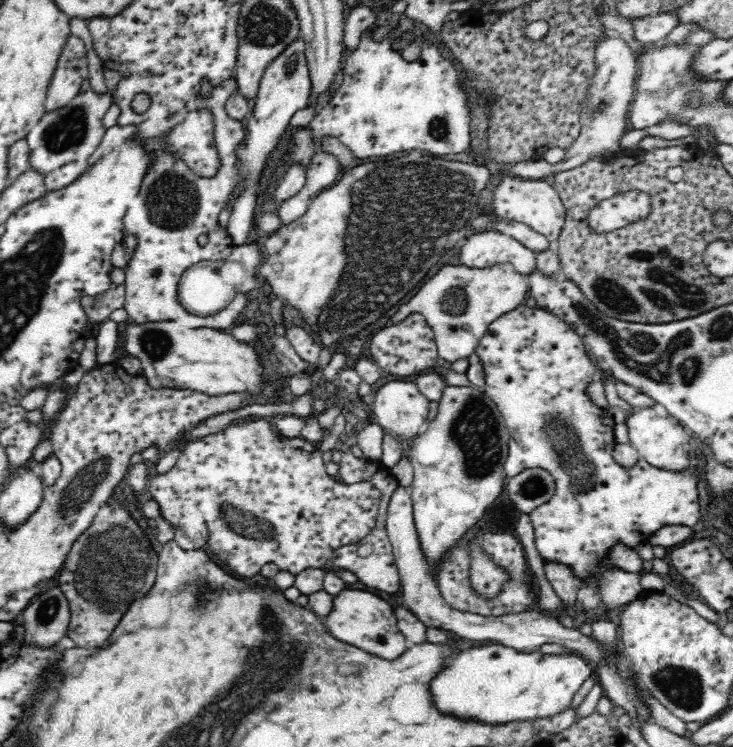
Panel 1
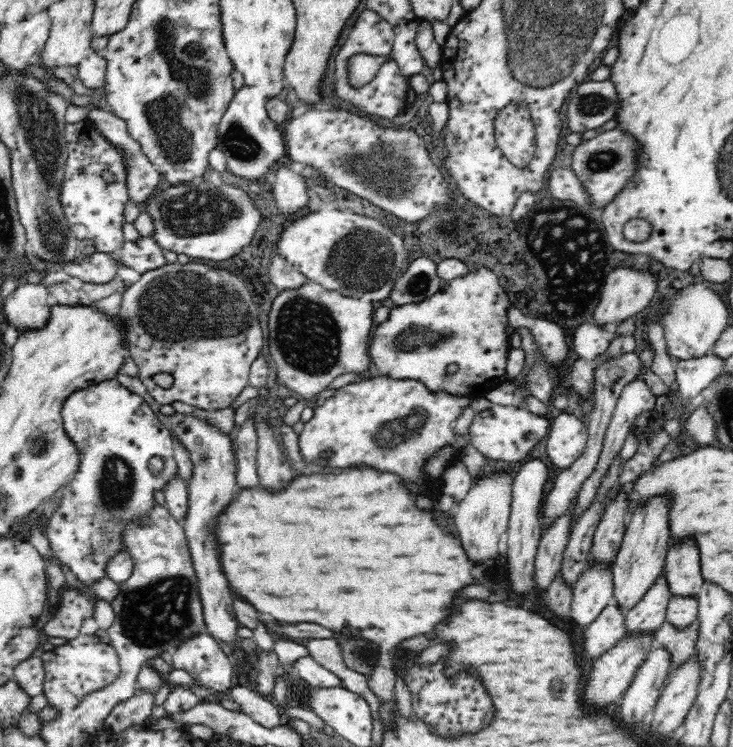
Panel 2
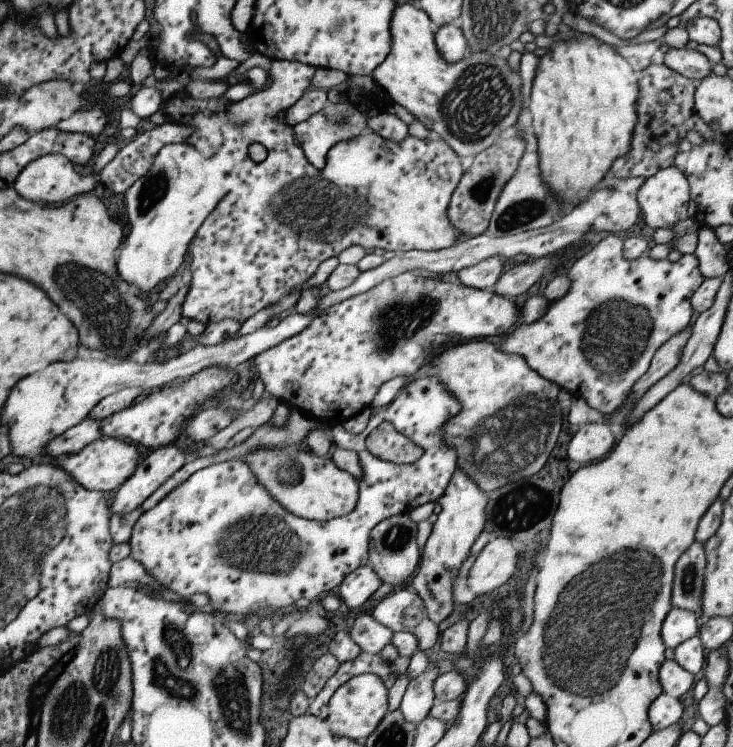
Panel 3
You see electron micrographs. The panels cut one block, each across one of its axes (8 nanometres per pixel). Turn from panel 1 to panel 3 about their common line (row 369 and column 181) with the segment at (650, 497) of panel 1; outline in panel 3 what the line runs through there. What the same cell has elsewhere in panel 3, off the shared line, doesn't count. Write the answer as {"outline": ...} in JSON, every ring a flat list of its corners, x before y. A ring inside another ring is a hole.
{"outline":[[429,360,429,364,424,363,421,366,420,372,412,376,408,382,406,382,396,392,392,401,388,402,388,404,383,406,382,409,372,412,365,429,363,429,358,435,350,435,349,432,346,432,342,428,342,425,333,425,332,429,329,431,331,441,334,445,339,448,355,452,355,454,357,454,357,458,359,458,359,466,363,468,363,480,361,480,361,478,356,480,358,484,357,504,349,514,332,518,327,522,310,521,299,518,299,516,293,516,293,514,291,514,291,512,287,512,279,502,275,502,275,500,267,494,267,490,265,490,263,486,259,485,259,482,255,480,255,476,253,476,253,472,249,470,249,466,247,466,247,464,244,464,240,460,228,460,212,464,208,467,203,467,201,470,190,474,189,478,187,478,185,482,182,482,179,486,172,488,171,492,168,492,165,498,156,502,153,508,141,513,141,516,139,516,135,521,135,524,131,529,131,536,127,542,130,548,131,558,133,558,133,560,137,560,137,562,143,566,143,570,145,570,145,572,147,572,147,574,157,582,157,584,161,584,161,586,169,588,171,592,175,592,175,594,179,594,179,596,184,597,185,599,195,593,205,594,205,596,209,598,209,606,212,608,212,612,224,620,244,617,251,613,261,613,262,609,267,608,279,610,279,608,291,606,297,598,307,598,307,600,312,603,316,603,317,599,327,594,329,590,337,588,339,583,350,572,353,572,355,568,359,568,363,566,363,564,367,564,368,534,371,528,373,528,379,521,383,520,383,518,389,518,390,516,395,516,395,514,403,514,413,508,417,508,417,506,421,506,421,504,425,504,425,502,437,501,443,494,445,488,447,488,447,484,449,484,449,480,451,480,451,474,455,472,455,450,443,442,443,426,445,426,445,422,447,422,447,420,451,420,453,416,457,416,457,412,461,410,461,406,459,406,459,402,457,402,457,400,455,400,453,396,443,388,443,384,439,384,439,382,437,382,437,378,435,378,435,376,429,376,429,373,431,373,431,360],[381,422,389,422,389,424,391,424,391,426,393,426,401,436,405,436,405,438,407,438,407,440,411,440,415,446,419,446,419,448,421,448,421,456,419,456,415,462,401,464,393,464,392,462,384,461,383,459,373,456,367,448,365,448,365,439,369,436,369,432,371,432,371,430,373,430,373,428,378,424,381,424]]}

